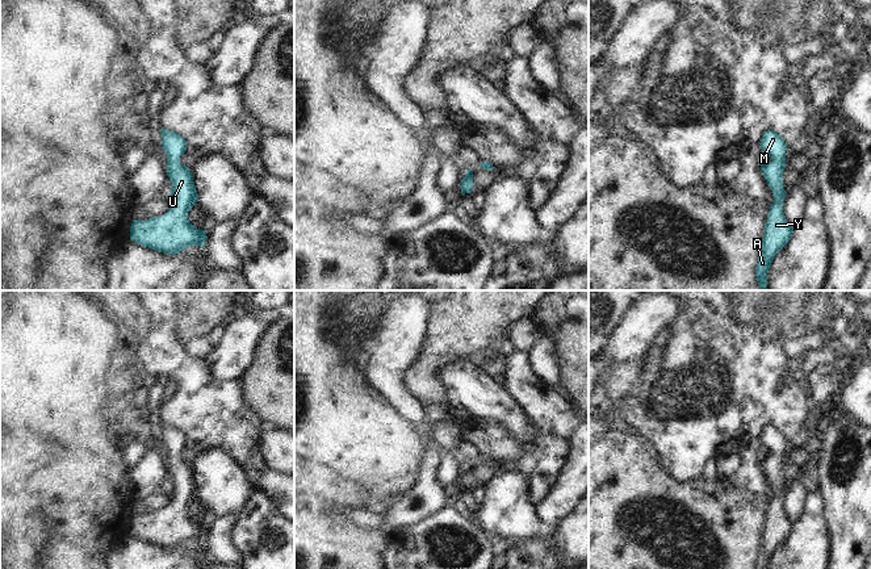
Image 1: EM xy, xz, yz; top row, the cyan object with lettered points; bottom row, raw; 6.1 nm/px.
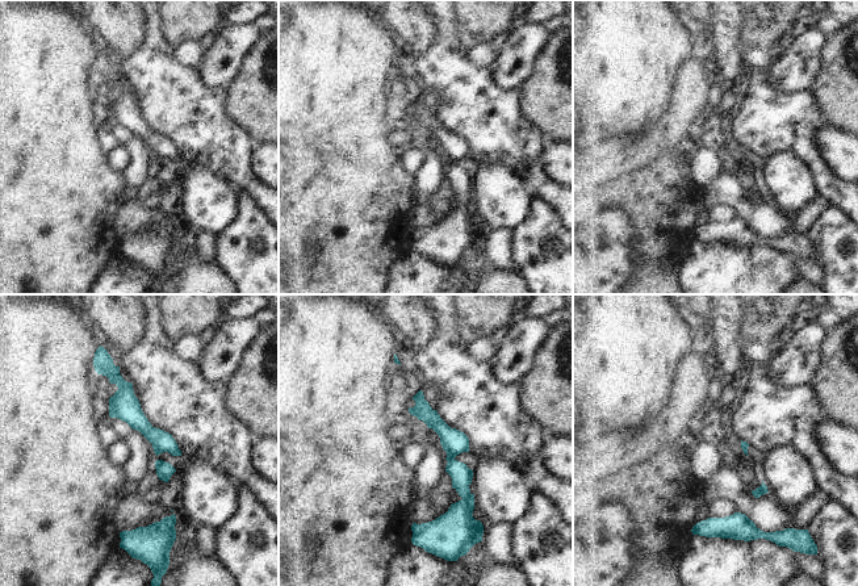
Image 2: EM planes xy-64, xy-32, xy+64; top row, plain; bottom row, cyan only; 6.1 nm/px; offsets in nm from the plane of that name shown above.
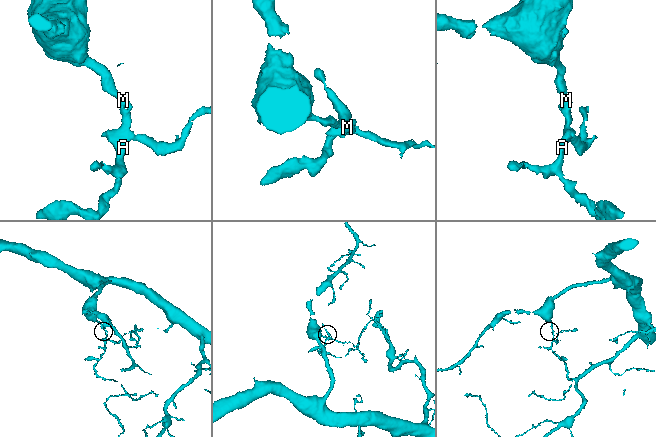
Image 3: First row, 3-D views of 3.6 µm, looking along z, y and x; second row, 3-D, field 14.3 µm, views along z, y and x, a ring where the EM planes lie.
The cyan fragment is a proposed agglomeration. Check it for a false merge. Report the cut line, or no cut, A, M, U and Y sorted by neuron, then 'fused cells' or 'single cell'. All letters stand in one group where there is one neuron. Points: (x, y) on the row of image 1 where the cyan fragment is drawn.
no cut | A M U Y | single cell

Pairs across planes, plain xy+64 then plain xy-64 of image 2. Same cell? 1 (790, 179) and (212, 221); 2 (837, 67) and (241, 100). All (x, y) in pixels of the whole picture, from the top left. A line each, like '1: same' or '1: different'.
1: same
2: same

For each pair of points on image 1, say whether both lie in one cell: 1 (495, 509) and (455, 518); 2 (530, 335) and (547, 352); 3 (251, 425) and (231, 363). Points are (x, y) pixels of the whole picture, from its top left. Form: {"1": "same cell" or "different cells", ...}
{"1": "different cells", "2": "different cells", "3": "different cells"}

